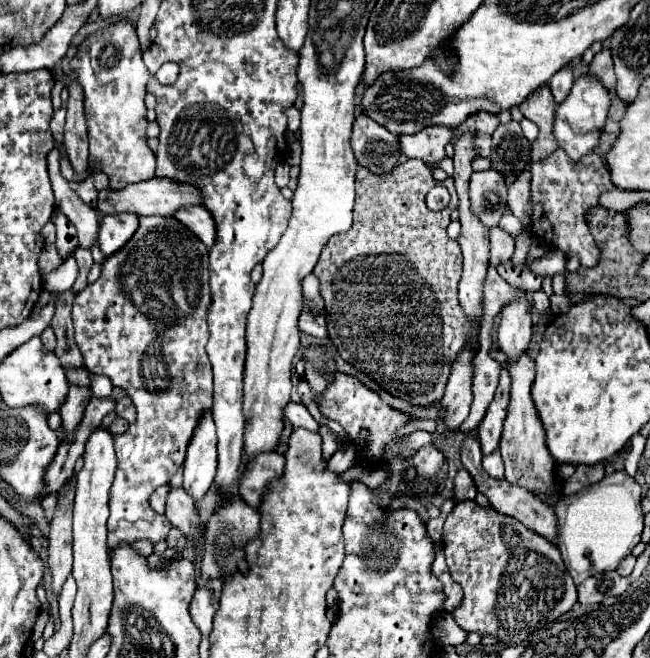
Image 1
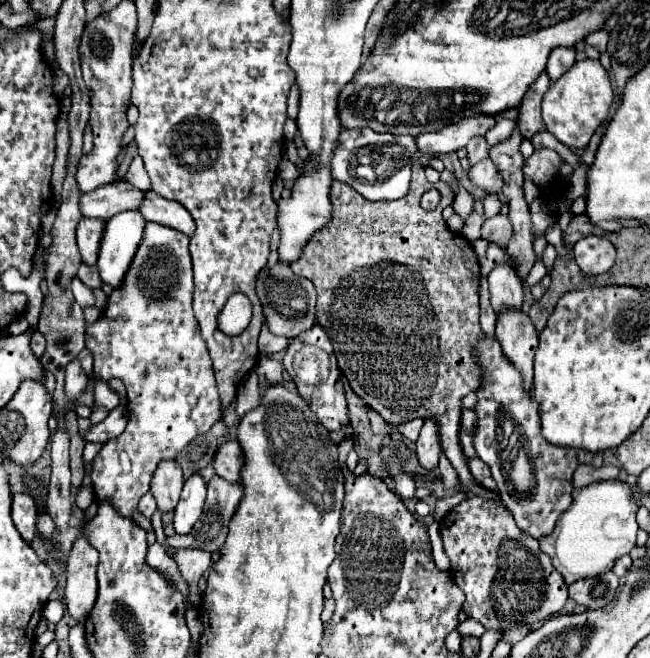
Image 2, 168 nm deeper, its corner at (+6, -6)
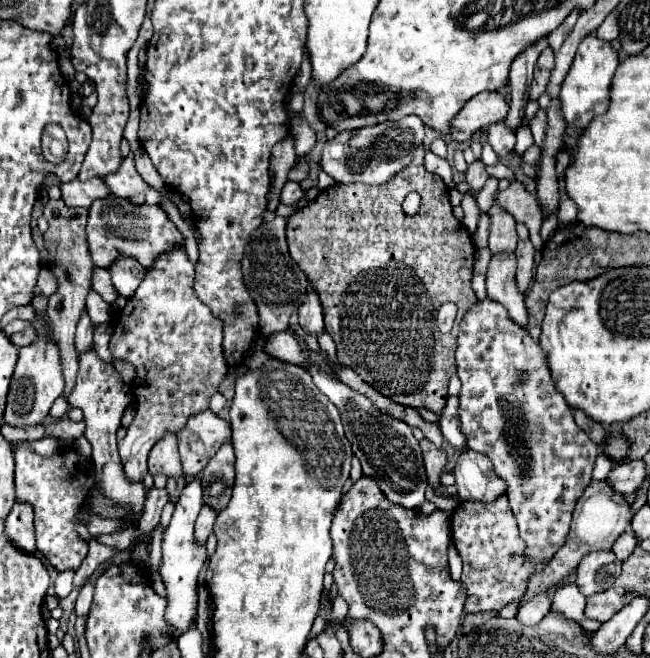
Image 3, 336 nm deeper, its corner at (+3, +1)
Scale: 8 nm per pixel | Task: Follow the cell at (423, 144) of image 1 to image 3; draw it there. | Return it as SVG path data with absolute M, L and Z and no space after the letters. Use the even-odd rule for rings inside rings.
M482 92L470 100L450 122L450 138L466 142L476 130L502 122L506 118L508 104L498 92Z

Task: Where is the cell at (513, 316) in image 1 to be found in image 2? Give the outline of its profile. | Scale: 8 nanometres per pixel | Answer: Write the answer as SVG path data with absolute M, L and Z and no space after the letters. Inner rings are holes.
M497 263L489 273L491 305L495 311L505 307L519 309L523 303L523 281L517 277L515 269L509 263Z

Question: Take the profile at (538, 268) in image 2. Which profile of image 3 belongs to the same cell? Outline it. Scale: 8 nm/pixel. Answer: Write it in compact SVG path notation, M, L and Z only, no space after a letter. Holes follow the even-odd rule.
M520 182L510 184L504 192L498 192L498 204L504 212L512 214L516 222L526 224L530 233L530 240L536 251L541 251L544 242L540 238L540 226L542 226L542 212L538 208L538 202L534 196L530 196Z

